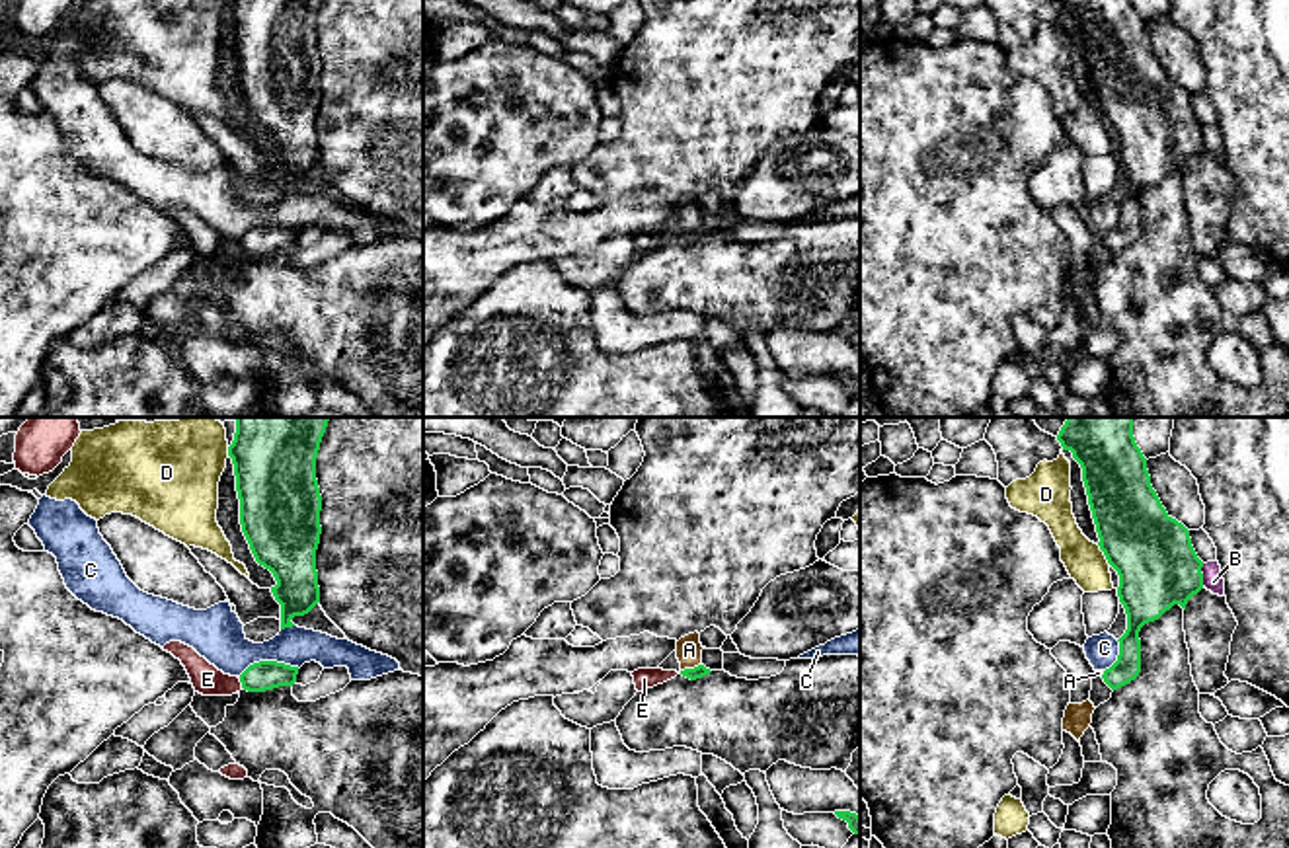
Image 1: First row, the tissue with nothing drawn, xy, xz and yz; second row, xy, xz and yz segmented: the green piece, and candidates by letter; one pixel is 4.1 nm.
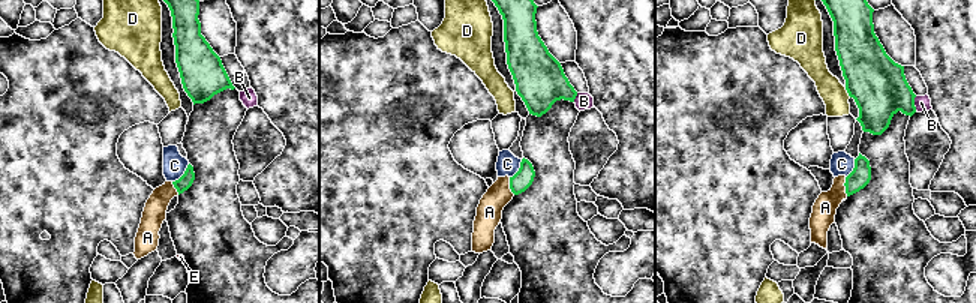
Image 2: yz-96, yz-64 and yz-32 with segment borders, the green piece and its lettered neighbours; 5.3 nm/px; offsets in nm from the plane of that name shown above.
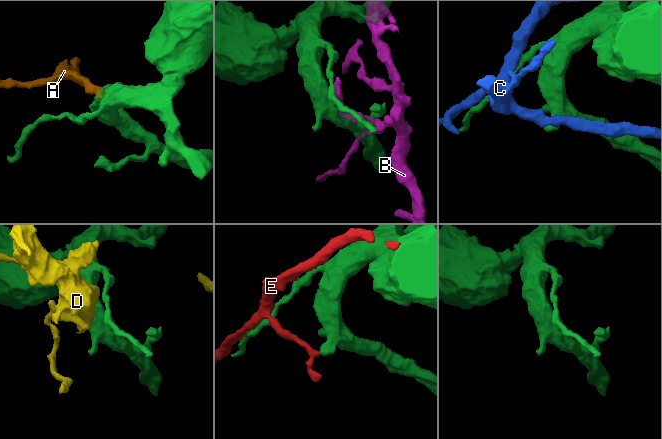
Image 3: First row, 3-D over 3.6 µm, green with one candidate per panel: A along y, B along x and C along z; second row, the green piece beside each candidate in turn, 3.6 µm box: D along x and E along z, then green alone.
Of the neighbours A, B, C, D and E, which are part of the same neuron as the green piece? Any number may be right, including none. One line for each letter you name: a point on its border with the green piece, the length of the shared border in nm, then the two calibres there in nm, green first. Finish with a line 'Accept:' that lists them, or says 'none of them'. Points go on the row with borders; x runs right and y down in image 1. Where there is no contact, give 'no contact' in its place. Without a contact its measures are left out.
A: meets green in xz at (691, 669); contact 90 nm long; 50 nm thick on the green side, 110 nm on the other
Accept: A

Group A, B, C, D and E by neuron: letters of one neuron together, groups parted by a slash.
A / B / C / D / E

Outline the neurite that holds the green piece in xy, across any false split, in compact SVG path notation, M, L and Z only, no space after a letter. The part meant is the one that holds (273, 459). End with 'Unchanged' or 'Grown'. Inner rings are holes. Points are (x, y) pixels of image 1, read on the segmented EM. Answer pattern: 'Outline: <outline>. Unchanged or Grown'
Outline: M236 417L234 441L228 446L242 532L255 561L277 581L271 593L281 604L281 630L293 628L294 616L308 614L320 602L316 550L322 534L322 495L316 458L328 421L330 417Z. Unchanged

